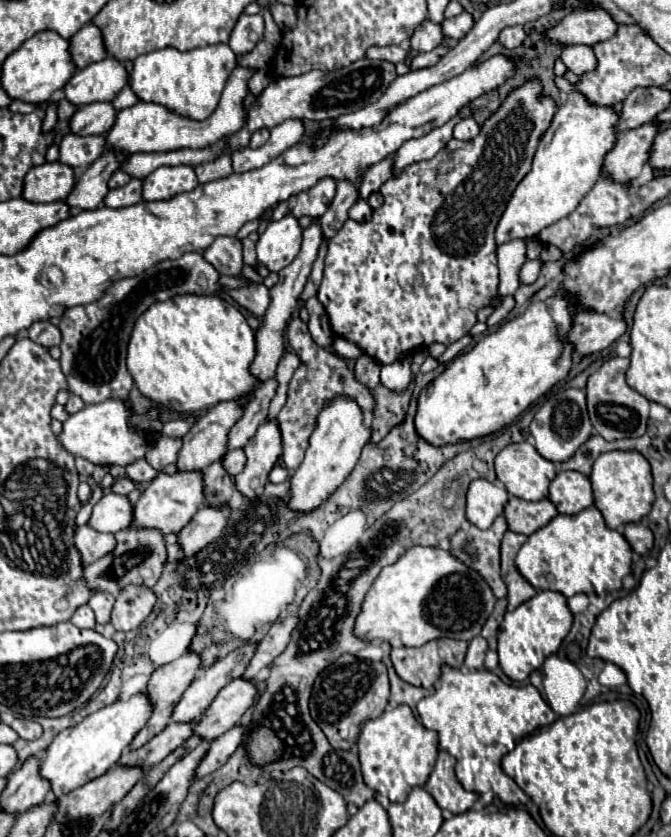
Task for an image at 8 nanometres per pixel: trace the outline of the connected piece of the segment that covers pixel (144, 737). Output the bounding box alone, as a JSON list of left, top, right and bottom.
[131,653,201,749]

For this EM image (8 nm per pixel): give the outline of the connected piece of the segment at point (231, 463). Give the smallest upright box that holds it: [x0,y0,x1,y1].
[221,449,245,477]

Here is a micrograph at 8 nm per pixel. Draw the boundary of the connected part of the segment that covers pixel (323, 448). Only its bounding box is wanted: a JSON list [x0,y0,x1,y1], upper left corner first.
[287,397,371,515]

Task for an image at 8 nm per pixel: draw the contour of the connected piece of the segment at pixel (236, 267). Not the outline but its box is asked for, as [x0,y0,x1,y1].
[203,237,243,275]

